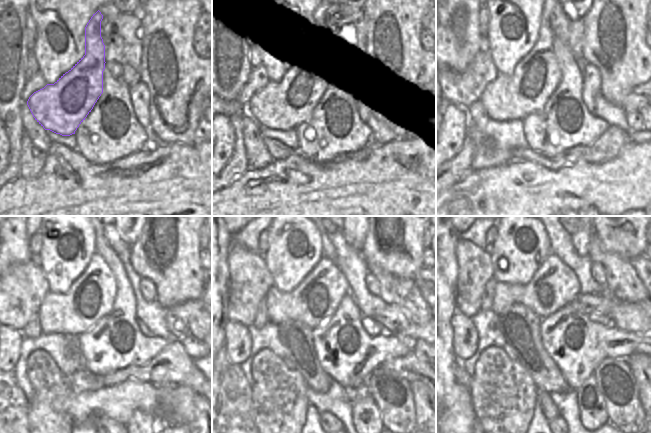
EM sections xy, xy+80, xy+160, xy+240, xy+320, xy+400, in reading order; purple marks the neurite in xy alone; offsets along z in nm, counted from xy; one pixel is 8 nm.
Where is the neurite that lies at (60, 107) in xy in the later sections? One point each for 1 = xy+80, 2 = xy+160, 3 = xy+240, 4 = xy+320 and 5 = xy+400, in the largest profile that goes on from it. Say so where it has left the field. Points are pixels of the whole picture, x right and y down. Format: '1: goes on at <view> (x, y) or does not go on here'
1: goes on at xy+80 (283, 105)
2: goes on at xy+160 (514, 96)
3: goes on at xy+240 (91, 296)
4: goes on at xy+320 (316, 298)
5: goes on at xy+400 (554, 285)

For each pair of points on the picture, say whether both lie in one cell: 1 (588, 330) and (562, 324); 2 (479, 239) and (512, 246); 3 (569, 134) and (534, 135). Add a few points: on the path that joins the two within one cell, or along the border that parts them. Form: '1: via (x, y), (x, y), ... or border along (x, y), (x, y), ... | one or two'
1: via (582, 328), (568, 329) | one
2: border along (487, 246), (484, 249) | two
3: via (560, 131), (543, 132) | one

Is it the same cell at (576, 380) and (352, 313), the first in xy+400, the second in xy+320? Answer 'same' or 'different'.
same

